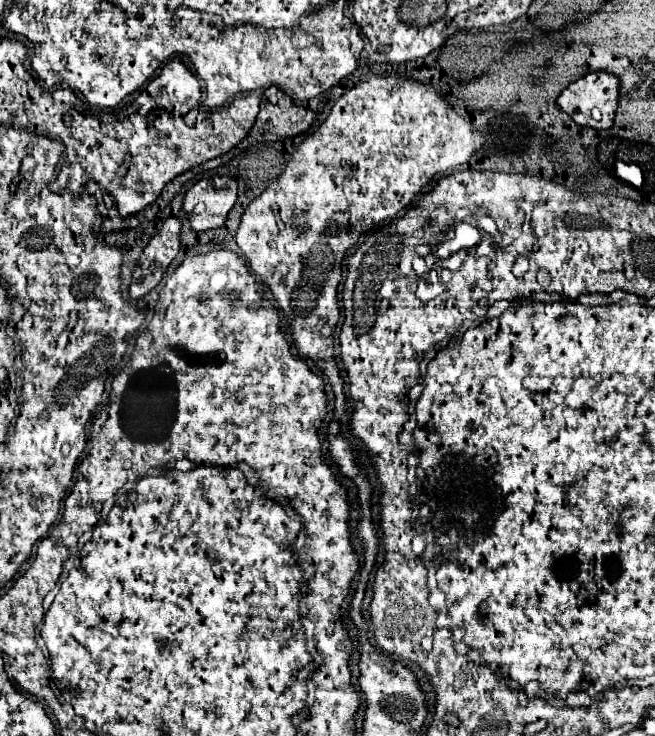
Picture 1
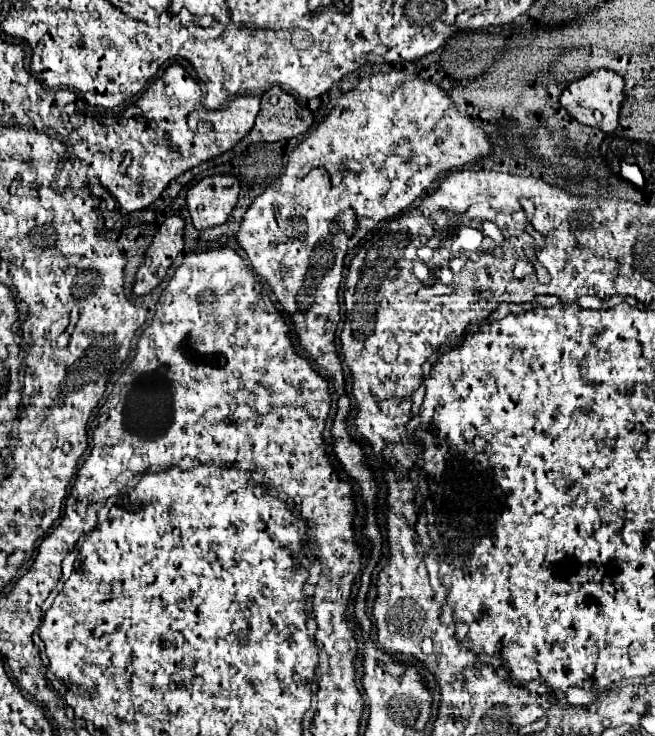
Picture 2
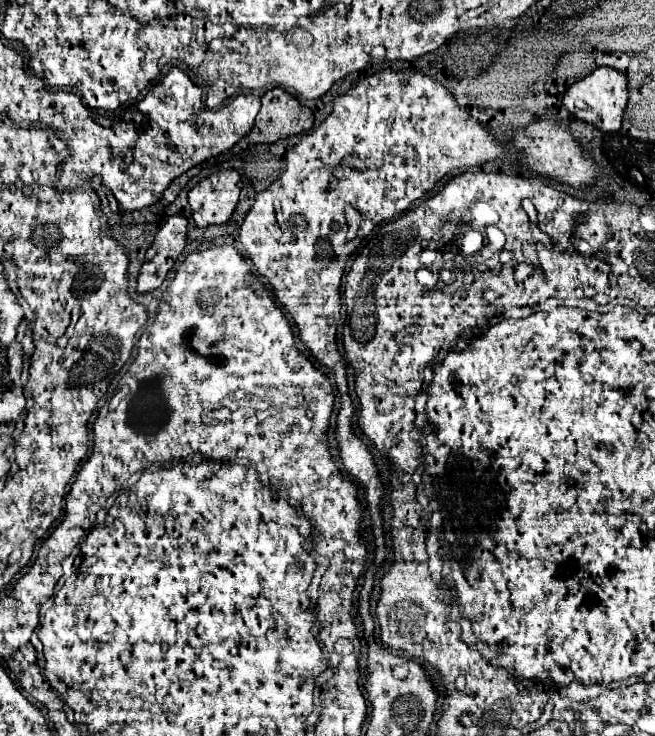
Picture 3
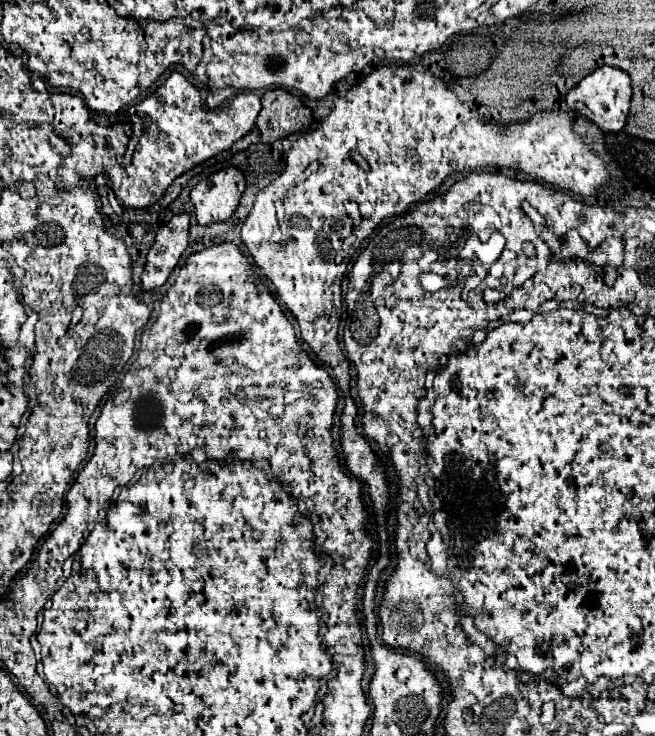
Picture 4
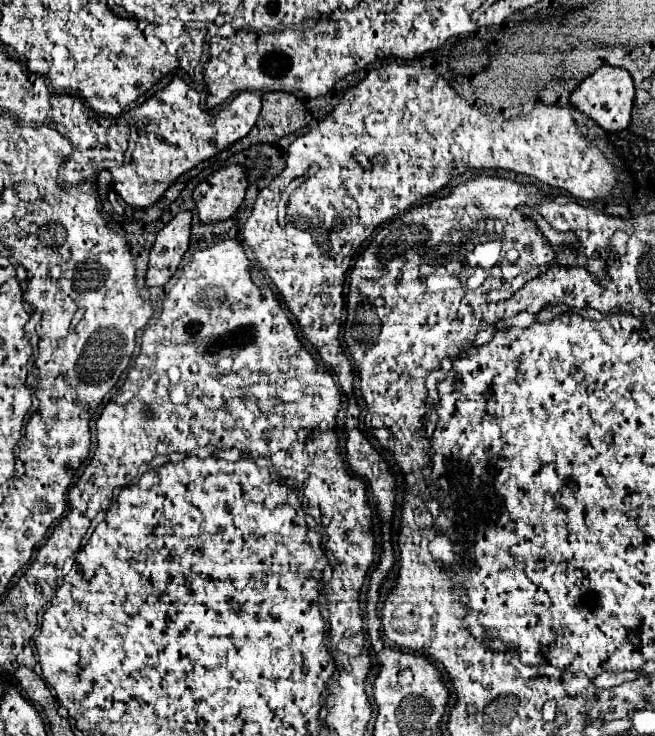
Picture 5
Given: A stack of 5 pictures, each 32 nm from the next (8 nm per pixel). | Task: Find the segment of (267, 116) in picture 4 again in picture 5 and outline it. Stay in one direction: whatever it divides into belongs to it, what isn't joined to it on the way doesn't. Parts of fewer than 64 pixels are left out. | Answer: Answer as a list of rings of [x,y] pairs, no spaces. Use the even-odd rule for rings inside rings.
[[[268,92],[262,96],[262,112],[248,140],[274,142],[286,134],[294,134],[308,126],[310,114],[306,106],[288,92]]]

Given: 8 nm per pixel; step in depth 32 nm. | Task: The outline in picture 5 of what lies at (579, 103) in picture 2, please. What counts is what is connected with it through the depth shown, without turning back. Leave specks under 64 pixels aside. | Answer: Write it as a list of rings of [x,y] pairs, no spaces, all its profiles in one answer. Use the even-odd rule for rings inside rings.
[[[602,66],[594,74],[590,74],[582,84],[572,92],[570,102],[574,108],[584,112],[588,118],[596,120],[604,130],[616,132],[630,126],[632,120],[632,106],[634,106],[634,80],[632,74],[624,68]]]

